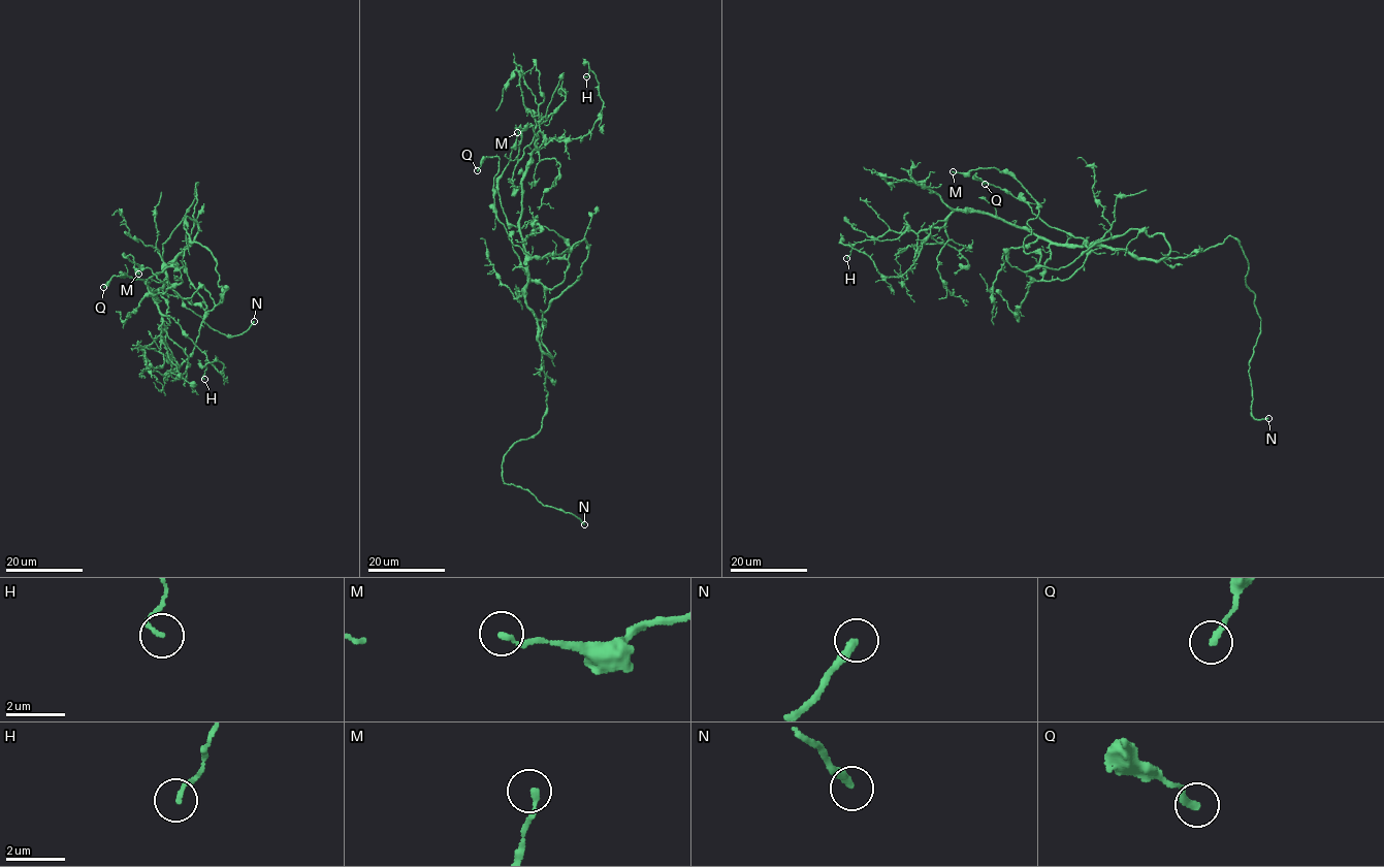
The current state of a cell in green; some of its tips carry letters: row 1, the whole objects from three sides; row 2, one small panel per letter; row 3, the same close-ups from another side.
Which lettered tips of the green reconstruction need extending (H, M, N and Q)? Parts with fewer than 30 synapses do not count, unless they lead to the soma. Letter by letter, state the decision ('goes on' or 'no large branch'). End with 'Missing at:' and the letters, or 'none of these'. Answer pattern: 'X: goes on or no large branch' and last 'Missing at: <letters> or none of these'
H: no large branch
M: no large branch
N: goes on
Q: no large branch
Missing at: N

